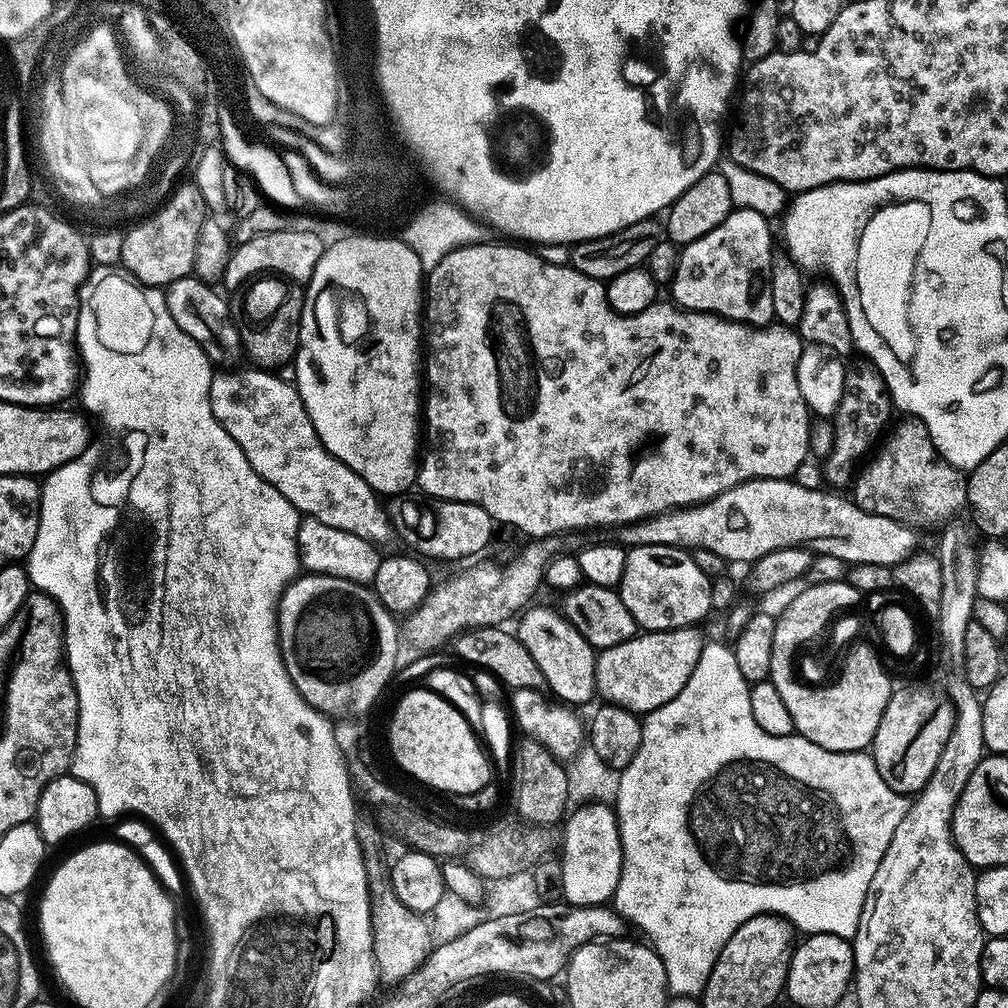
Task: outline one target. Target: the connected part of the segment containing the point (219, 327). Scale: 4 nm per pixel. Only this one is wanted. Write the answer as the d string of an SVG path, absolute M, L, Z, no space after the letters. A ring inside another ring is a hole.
M183 276L176 279L165 287L164 293L167 302L167 309L174 322L190 334L192 338L203 348L203 352L214 364L227 365L226 362L234 361L241 355L240 333L232 317L231 307L216 292L216 288L204 281L191 276Z

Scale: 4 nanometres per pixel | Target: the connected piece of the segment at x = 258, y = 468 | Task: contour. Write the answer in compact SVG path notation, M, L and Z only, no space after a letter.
M272 370L220 371L213 375L210 382L210 410L214 410L214 418L218 418L226 434L230 434L230 438L234 438L238 446L242 446L246 462L254 466L254 470L263 480L270 482L270 486L274 486L274 490L278 490L282 498L294 505L297 512L318 522L326 522L326 526L334 526L334 530L358 534L358 538L369 540L377 546L383 546L388 539L393 539L394 529L382 505L381 497L372 491L372 487L363 478L354 474L350 466L331 456L326 446L322 446L314 430L314 422L310 422L310 414L306 414L306 406L295 383L288 381L287 384L280 374Z

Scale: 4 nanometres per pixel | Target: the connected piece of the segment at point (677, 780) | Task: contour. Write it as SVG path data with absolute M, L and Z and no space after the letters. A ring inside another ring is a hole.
M705 643L702 654L698 654L698 666L694 666L694 674L690 674L686 686L682 686L682 690L678 690L678 694L670 702L658 706L643 717L642 746L638 746L638 754L634 754L634 758L620 772L618 792L614 801L616 825L620 831L620 841L622 842L622 874L618 878L618 886L616 893L611 898L611 903L616 911L628 921L629 925L636 927L637 924L649 936L647 939L651 941L656 953L662 958L662 966L666 970L666 978L668 979L669 993L676 998L696 998L703 993L706 982L710 978L710 970L714 970L714 962L718 962L718 954L722 954L722 946L726 946L726 942L730 942L730 934L734 934L734 930L738 930L738 926L742 926L742 922L750 922L750 918L755 916L765 914L784 916L795 926L797 933L838 934L843 940L851 940L856 935L860 925L862 906L866 902L866 890L870 890L870 878L874 878L874 873L878 870L878 862L882 862L882 854L886 854L886 846L890 846L890 838L894 838L894 830L898 830L898 822L902 822L902 818L906 818L910 803L909 797L905 793L890 790L890 786L886 786L886 782L882 782L882 774L878 774L878 766L867 751L835 752L834 750L822 750L822 746L814 746L814 742L810 742L799 734L791 736L766 734L766 730L762 730L762 726L758 726L758 722L754 722L754 714L750 710L750 685L747 680L742 678L742 673L738 671L738 662L734 662L731 647L727 643L719 643Z

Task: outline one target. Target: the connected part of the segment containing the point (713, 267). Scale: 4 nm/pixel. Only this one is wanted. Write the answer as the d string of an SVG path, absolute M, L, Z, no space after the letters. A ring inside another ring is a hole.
M736 208L722 226L714 226L710 234L702 234L694 242L680 248L678 270L674 274L670 291L671 299L680 307L691 312L709 312L715 316L725 316L727 320L737 320L739 324L763 326L774 320L774 302L770 299L770 278L772 277L772 228L769 217L756 210Z

